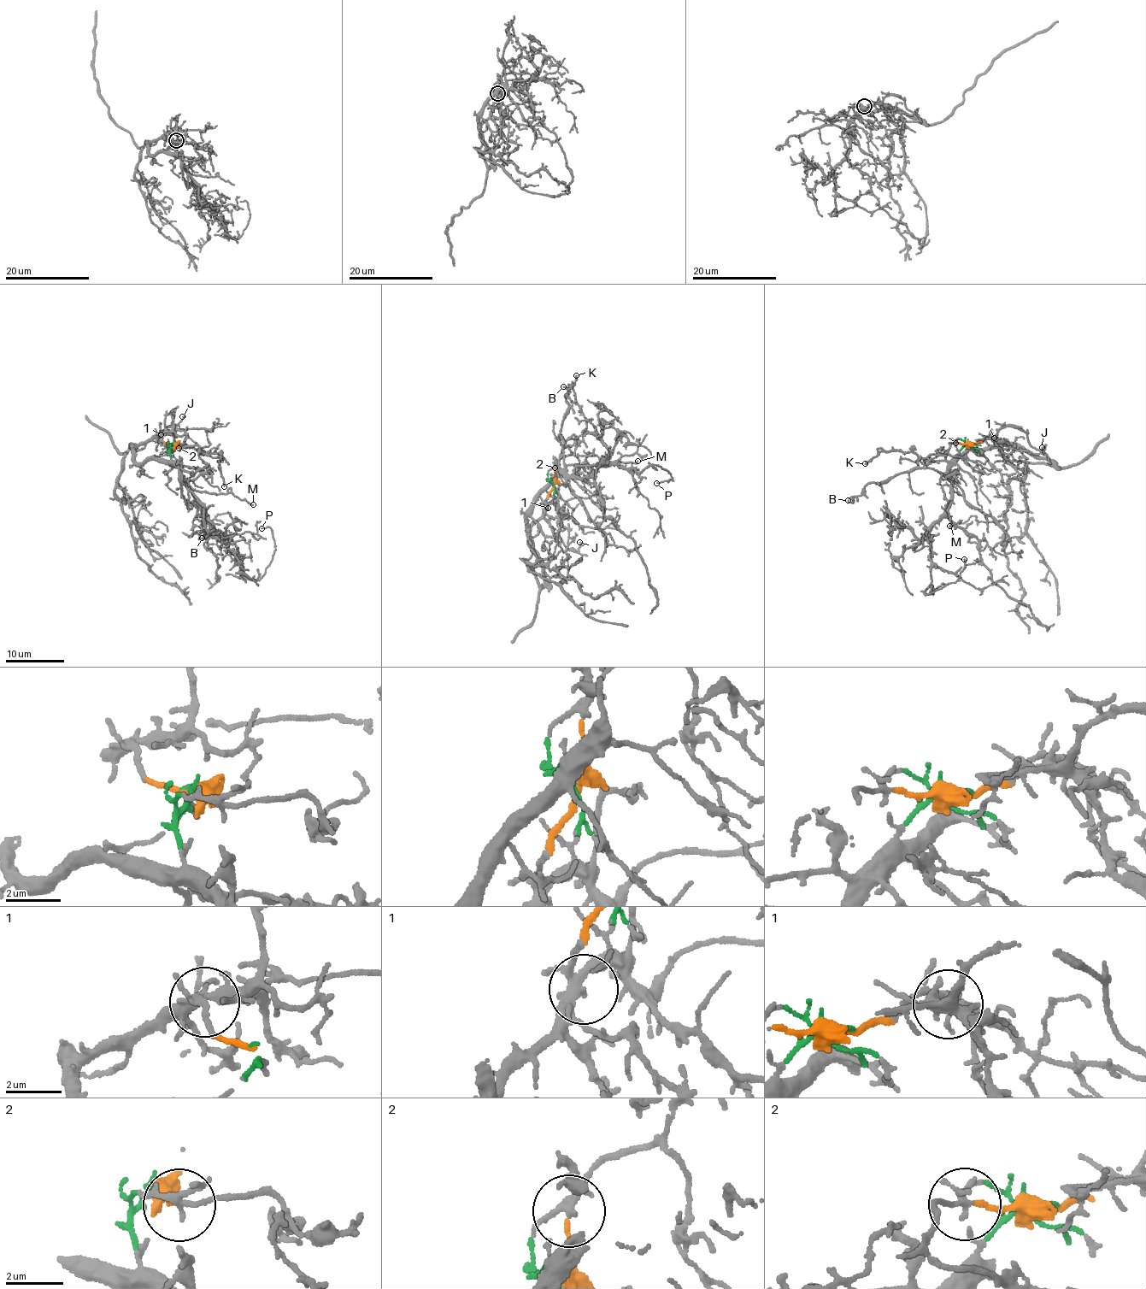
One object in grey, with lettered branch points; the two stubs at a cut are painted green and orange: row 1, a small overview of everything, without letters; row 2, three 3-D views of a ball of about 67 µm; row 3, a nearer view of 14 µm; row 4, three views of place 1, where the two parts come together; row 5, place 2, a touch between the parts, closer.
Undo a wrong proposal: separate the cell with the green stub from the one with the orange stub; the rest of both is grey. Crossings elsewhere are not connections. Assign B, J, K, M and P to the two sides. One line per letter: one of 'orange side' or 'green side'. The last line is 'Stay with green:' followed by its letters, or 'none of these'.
B: green side
J: green side
K: orange side
M: green side
P: green side
Stay with green: B, J, M, P

